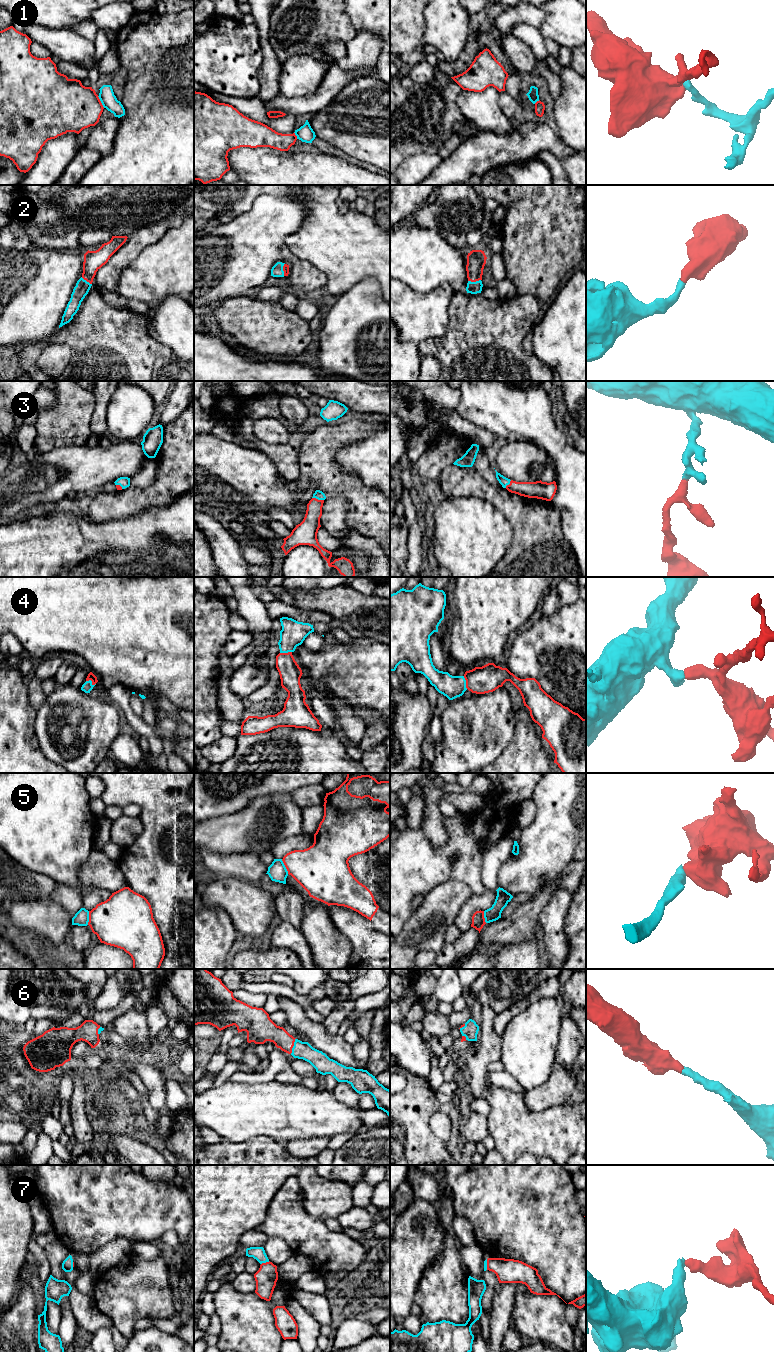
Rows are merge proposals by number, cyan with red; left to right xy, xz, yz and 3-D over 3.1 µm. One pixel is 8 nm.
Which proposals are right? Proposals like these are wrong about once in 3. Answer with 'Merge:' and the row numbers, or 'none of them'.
Merge: 2, 3, 4, 6, 7

